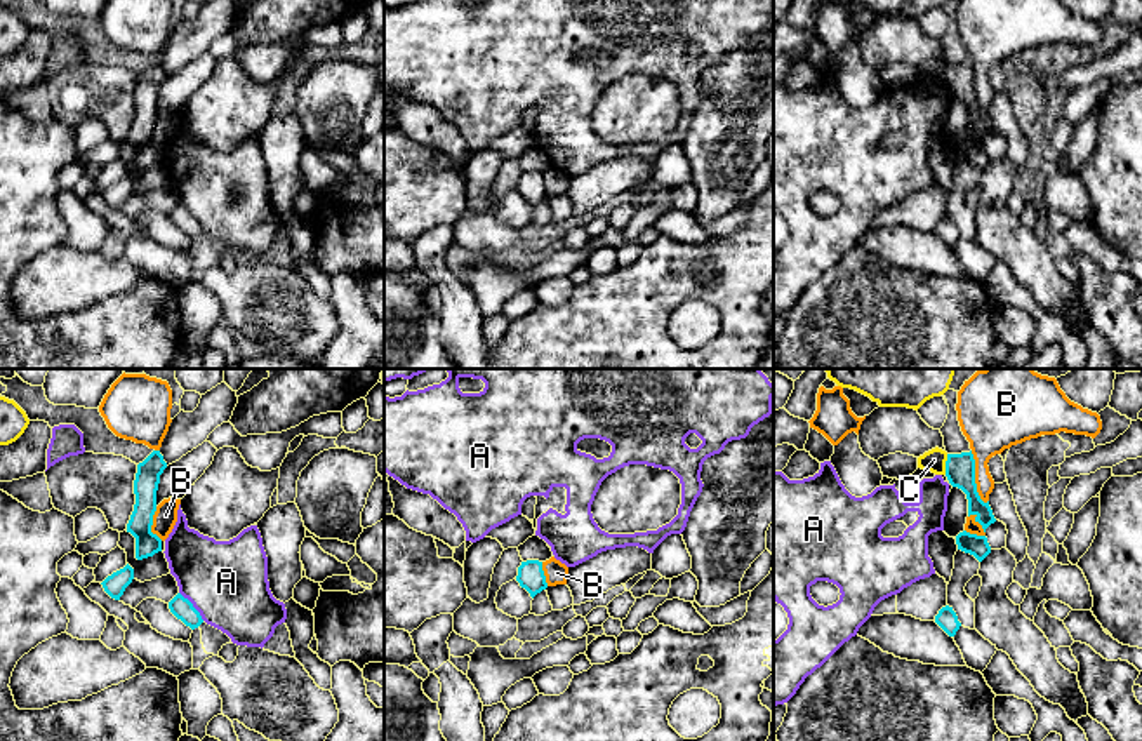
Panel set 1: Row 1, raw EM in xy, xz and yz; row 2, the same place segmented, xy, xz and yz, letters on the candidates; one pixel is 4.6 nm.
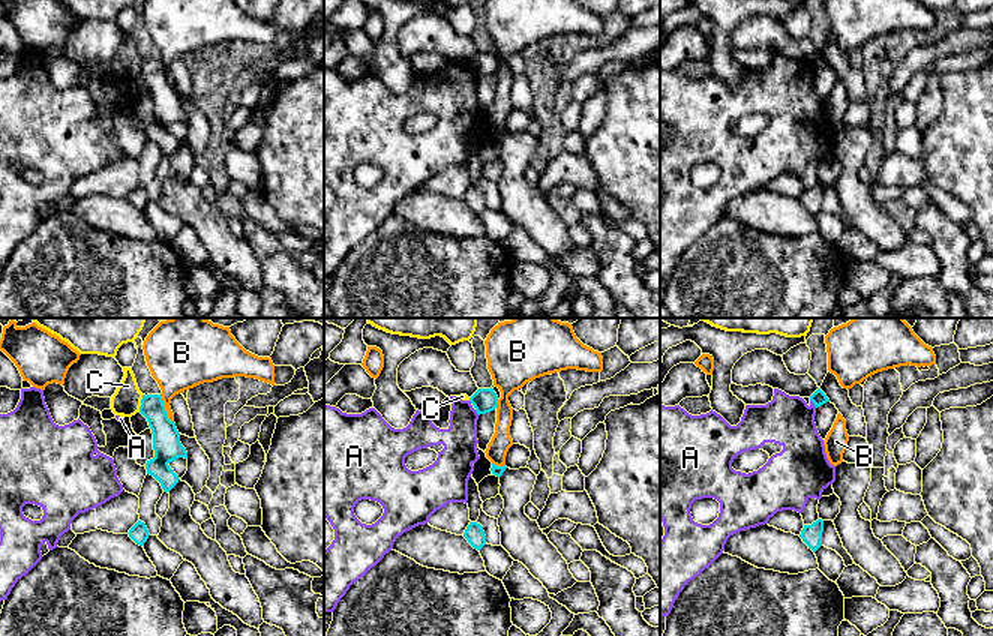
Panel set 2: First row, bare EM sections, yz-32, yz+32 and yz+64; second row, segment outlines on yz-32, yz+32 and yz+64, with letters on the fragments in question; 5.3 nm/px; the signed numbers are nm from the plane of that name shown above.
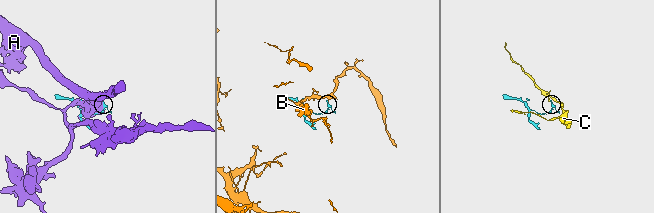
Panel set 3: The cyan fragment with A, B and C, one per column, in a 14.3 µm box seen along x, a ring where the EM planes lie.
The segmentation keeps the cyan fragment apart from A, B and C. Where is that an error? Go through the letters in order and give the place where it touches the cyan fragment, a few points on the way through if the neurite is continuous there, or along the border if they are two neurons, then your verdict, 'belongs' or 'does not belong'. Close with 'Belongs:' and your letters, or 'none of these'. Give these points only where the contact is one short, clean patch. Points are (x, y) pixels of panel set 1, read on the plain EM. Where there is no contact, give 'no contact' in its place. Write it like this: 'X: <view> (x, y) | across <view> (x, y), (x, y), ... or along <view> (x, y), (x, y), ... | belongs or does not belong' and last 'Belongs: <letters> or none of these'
A: xy (192, 216) | does not belong
B: yz (974, 87) | along yz (970, 61), (976, 101), (986, 113) | does not belong
C: yz (946, 75) | along yz (948, 65), (944, 84) | does not belong
Belongs: none of these

